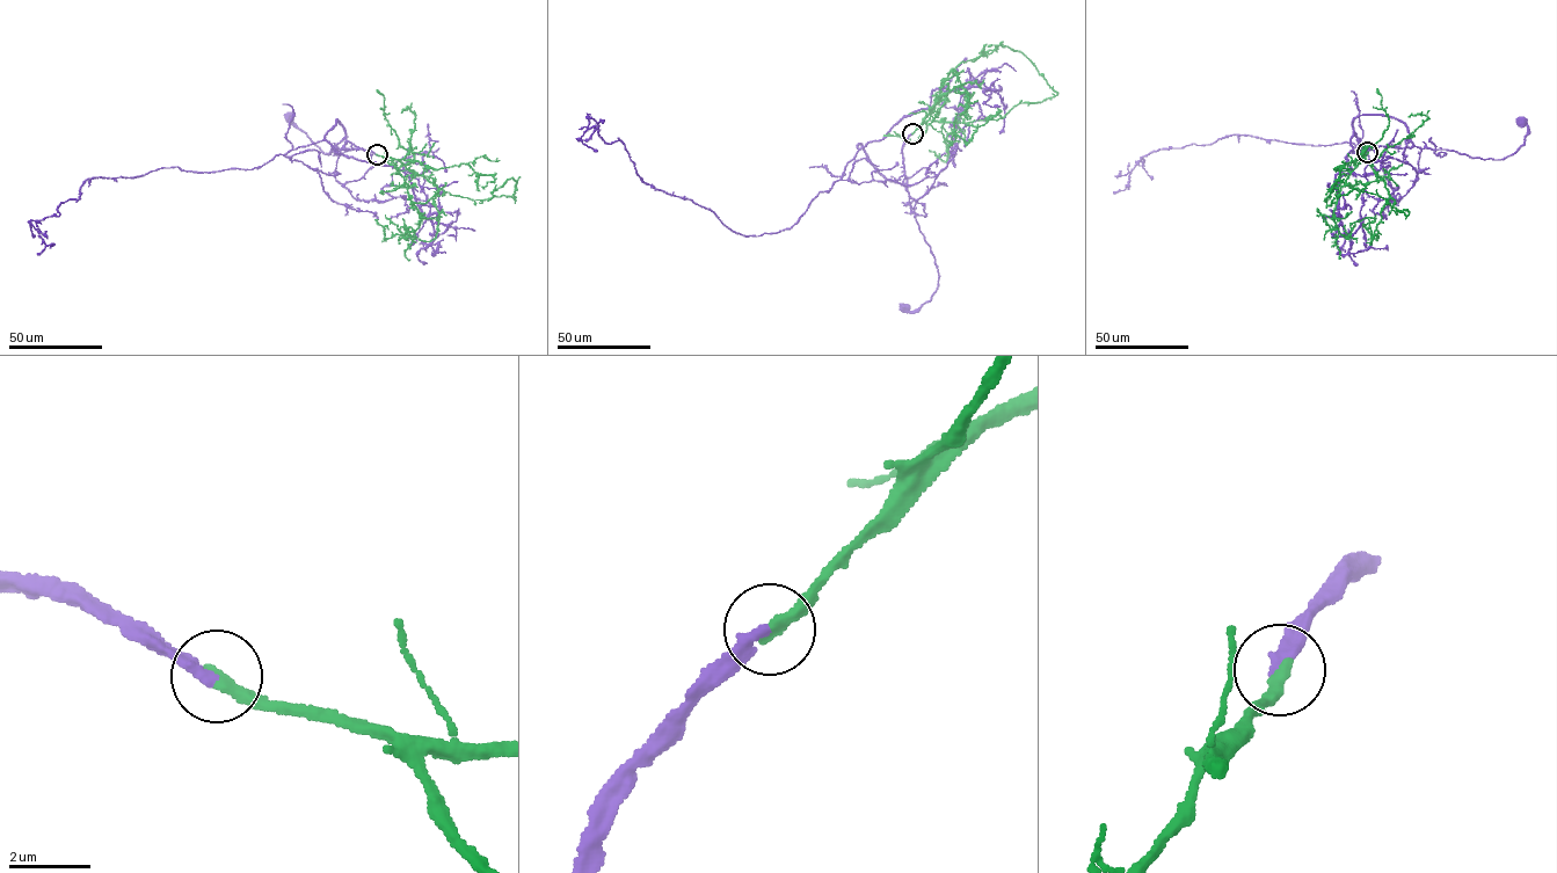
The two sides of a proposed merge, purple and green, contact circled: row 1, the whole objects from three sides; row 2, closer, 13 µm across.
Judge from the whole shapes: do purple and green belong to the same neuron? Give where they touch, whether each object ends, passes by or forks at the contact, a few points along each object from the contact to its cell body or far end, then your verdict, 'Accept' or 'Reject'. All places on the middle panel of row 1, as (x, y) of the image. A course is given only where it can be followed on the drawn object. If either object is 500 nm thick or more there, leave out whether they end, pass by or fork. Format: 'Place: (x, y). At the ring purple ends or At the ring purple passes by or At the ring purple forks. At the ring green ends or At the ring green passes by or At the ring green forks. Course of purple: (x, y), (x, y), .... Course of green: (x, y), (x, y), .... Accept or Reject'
Place: (912, 133). At the ring purple ends. At the ring green ends. Course of purple: (912, 133), (902, 148), (909, 205), (935, 257), (938, 283), (930, 300), (914, 312), (904, 307). Course of green: (912, 133), (931, 119), (997, 119), (1019, 103), (1056, 95), (1025, 55), (999, 45). Accept

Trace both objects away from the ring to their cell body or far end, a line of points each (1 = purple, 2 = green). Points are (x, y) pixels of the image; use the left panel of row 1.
1: (376, 154), (342, 147), (332, 148), (329, 154), (322, 153), (288, 117)
2: (376, 154), (399, 160), (445, 193), (473, 199), (503, 195), (515, 199), (516, 181), (506, 180), (487, 201)

